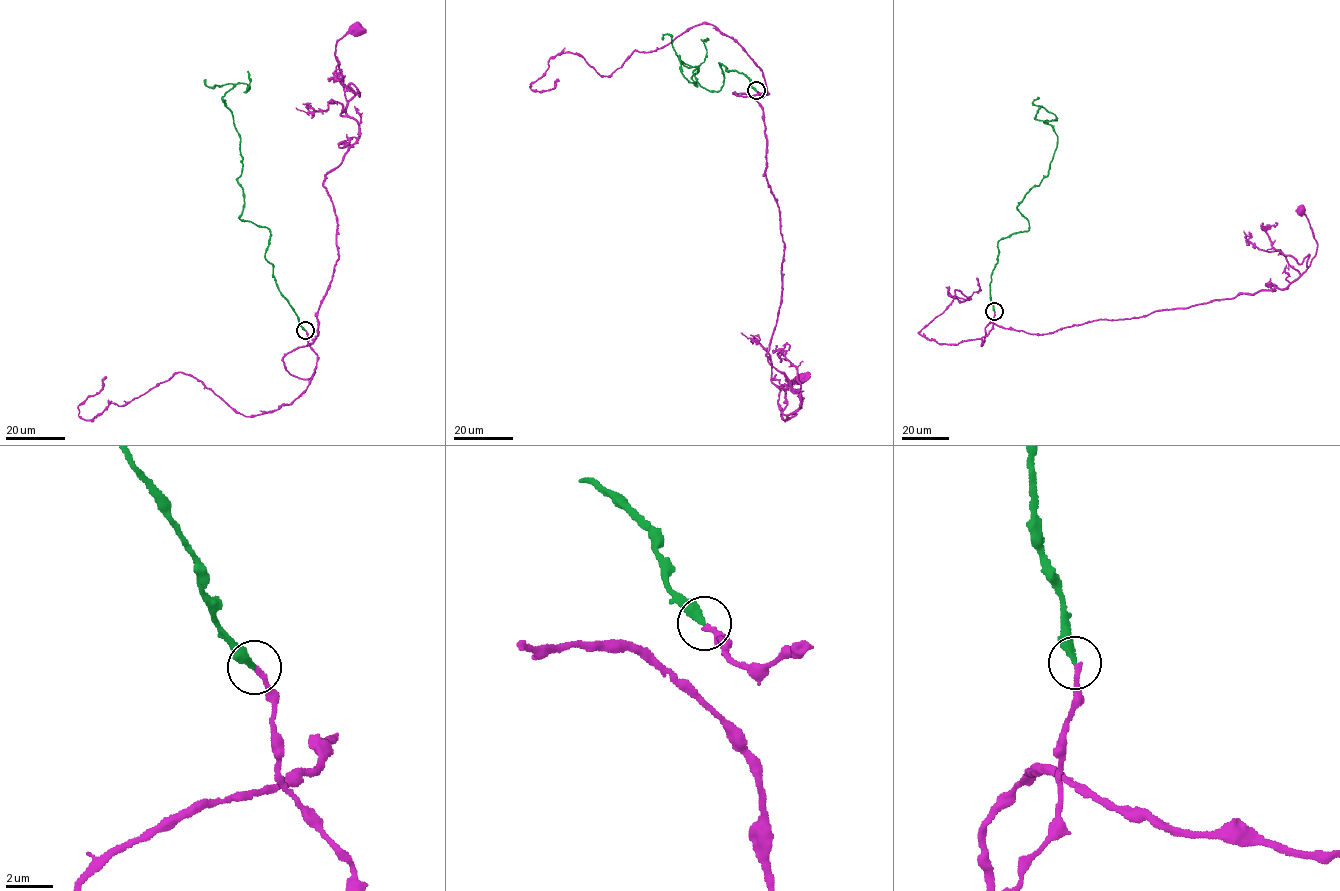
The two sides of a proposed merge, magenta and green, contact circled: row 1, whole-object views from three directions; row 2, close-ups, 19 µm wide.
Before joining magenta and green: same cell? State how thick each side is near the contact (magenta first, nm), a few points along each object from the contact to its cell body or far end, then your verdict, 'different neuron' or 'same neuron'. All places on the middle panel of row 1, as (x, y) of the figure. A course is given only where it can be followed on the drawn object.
220/340 nm | magenta via (756, 91), (734, 93), (763, 111), (780, 211), (766, 356), (800, 391), (785, 421), (780, 390), (799, 377) | green via (756, 91), (719, 62), (719, 91), (696, 68), (688, 82), (679, 56), (700, 65), (705, 41) | different neuron

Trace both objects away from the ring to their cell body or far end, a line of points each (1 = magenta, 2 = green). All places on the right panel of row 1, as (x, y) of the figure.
1: (994, 311), (981, 346), (989, 322), (1044, 334), (1285, 289), (1317, 247), (1299, 210)
2: (994, 311), (998, 242), (1028, 231), (1017, 205), (1057, 145), (1044, 121), (1057, 118), (1035, 118), (1042, 105)

